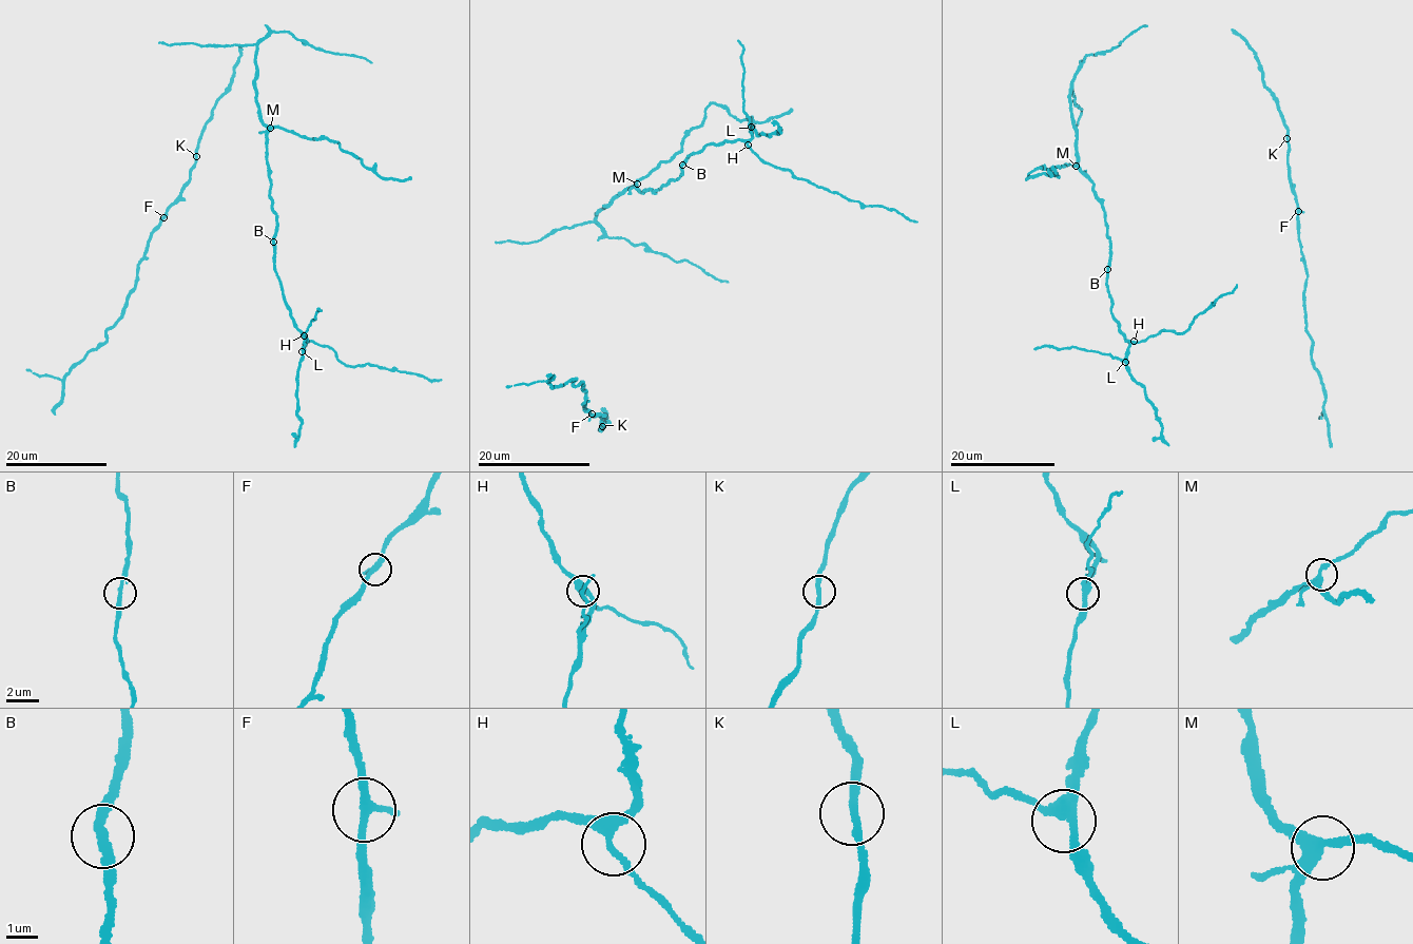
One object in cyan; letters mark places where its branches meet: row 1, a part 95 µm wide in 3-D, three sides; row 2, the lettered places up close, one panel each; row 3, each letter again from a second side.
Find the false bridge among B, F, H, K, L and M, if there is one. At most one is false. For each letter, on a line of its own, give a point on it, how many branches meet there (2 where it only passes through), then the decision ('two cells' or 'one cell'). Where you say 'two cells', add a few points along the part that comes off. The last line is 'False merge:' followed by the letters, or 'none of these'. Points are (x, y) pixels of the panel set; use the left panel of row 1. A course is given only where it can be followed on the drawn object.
B: (273, 242) | 3 | one cell
F: (163, 217) | 3 | one cell
H: (304, 335) | 3 | one cell
K: (196, 156) | 2 | one cell
L: (302, 351) | 3 | one cell
M: (270, 128) | 3 | one cell
False merge: none of these

